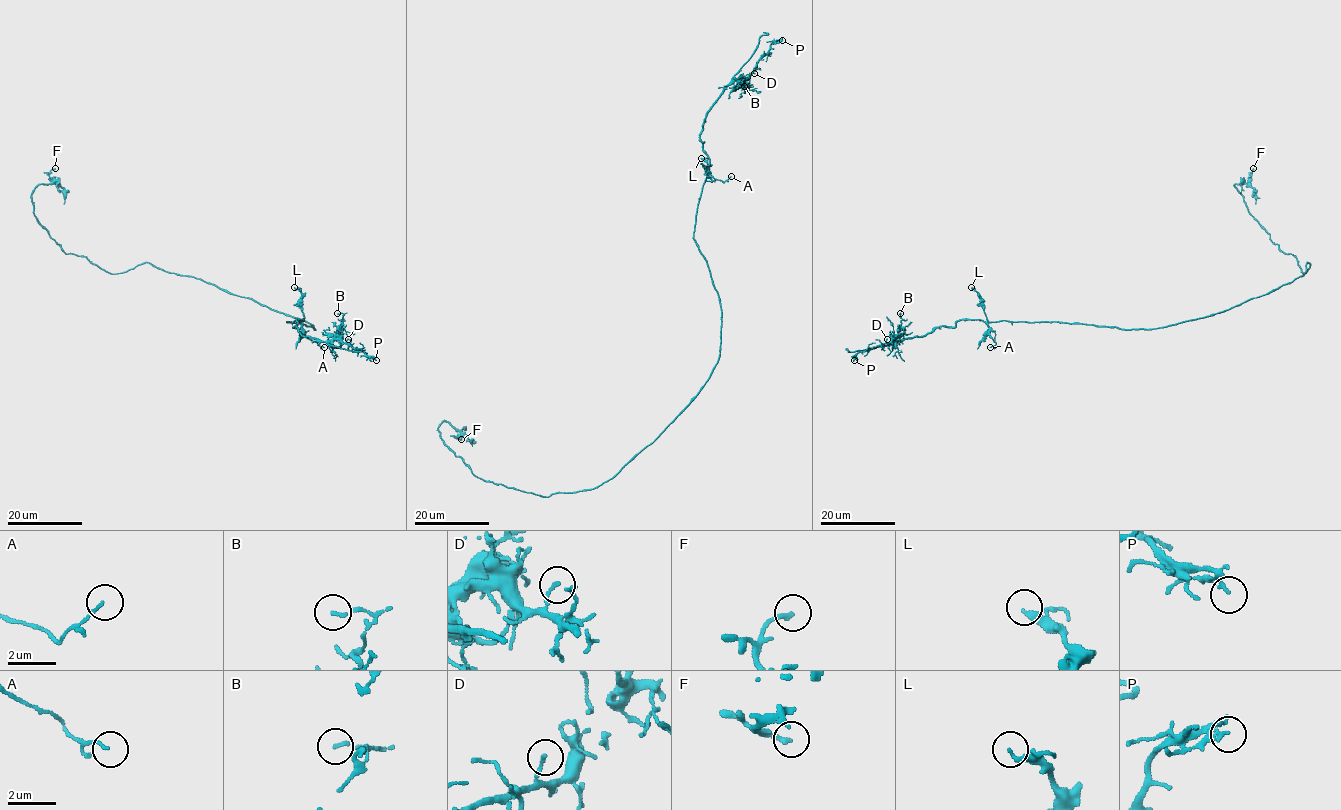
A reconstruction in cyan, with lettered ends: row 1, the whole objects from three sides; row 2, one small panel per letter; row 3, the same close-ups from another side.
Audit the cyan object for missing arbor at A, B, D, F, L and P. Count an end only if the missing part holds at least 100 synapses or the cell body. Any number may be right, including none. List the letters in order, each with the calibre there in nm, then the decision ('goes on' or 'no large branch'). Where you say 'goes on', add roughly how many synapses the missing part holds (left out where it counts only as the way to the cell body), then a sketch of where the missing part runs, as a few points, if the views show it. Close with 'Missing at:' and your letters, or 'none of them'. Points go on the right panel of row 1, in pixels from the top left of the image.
A: 100 nm thick; no large branch
B: 110 nm thick; no large branch
D: 140 nm thick; no large branch
F: 190 nm thick; no large branch
L: 200 nm thick; no large branch
P: 140 nm thick; no large branch
Missing at: none of them

